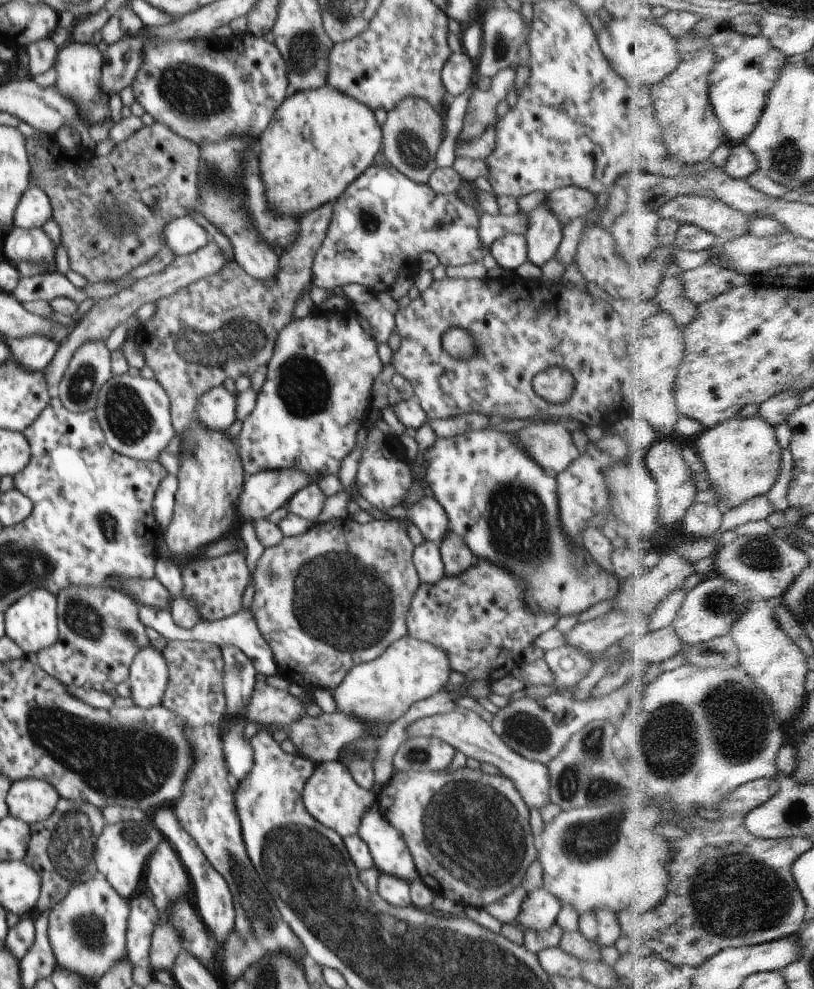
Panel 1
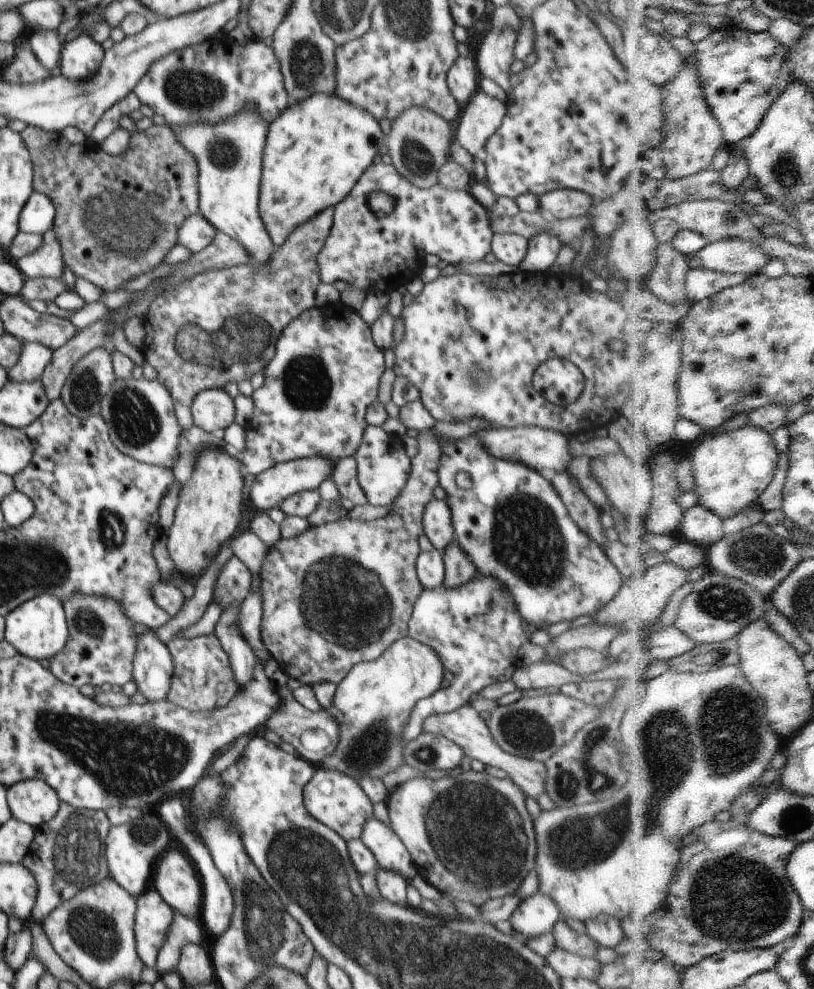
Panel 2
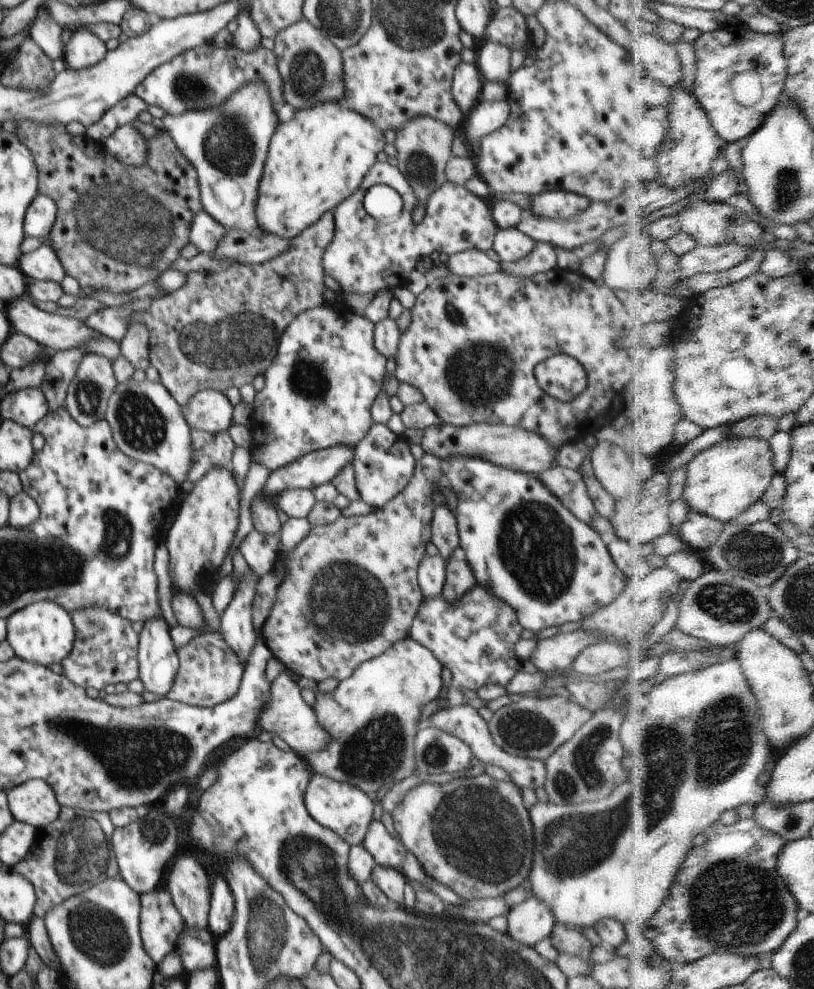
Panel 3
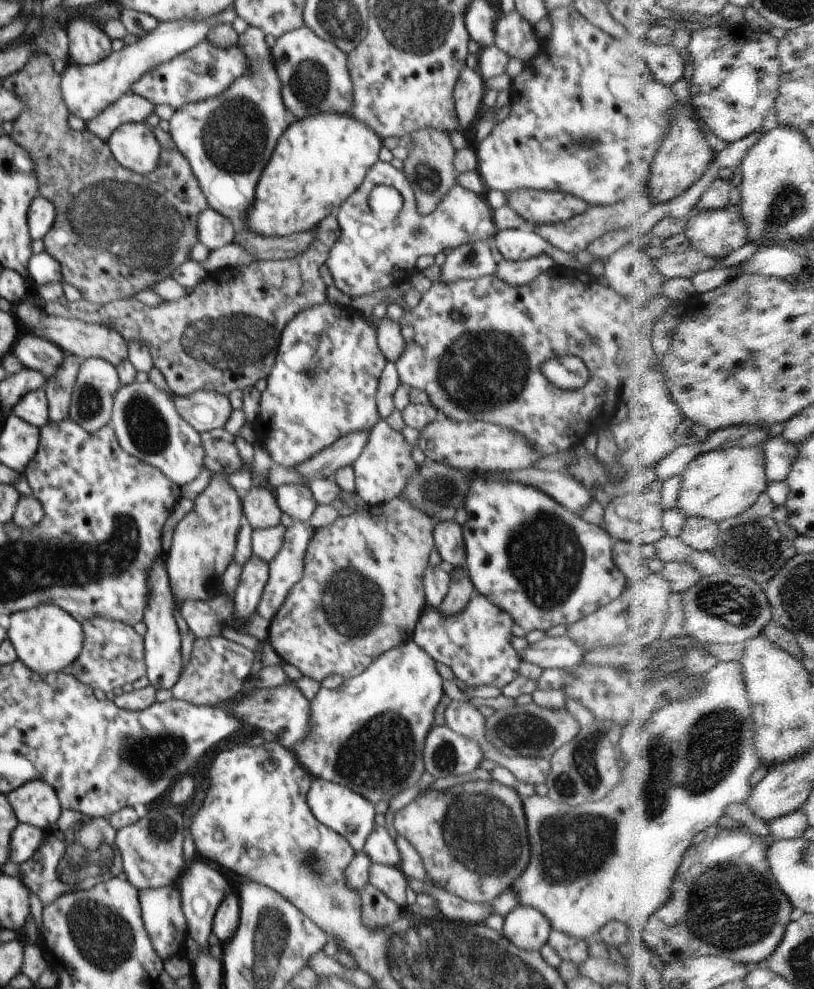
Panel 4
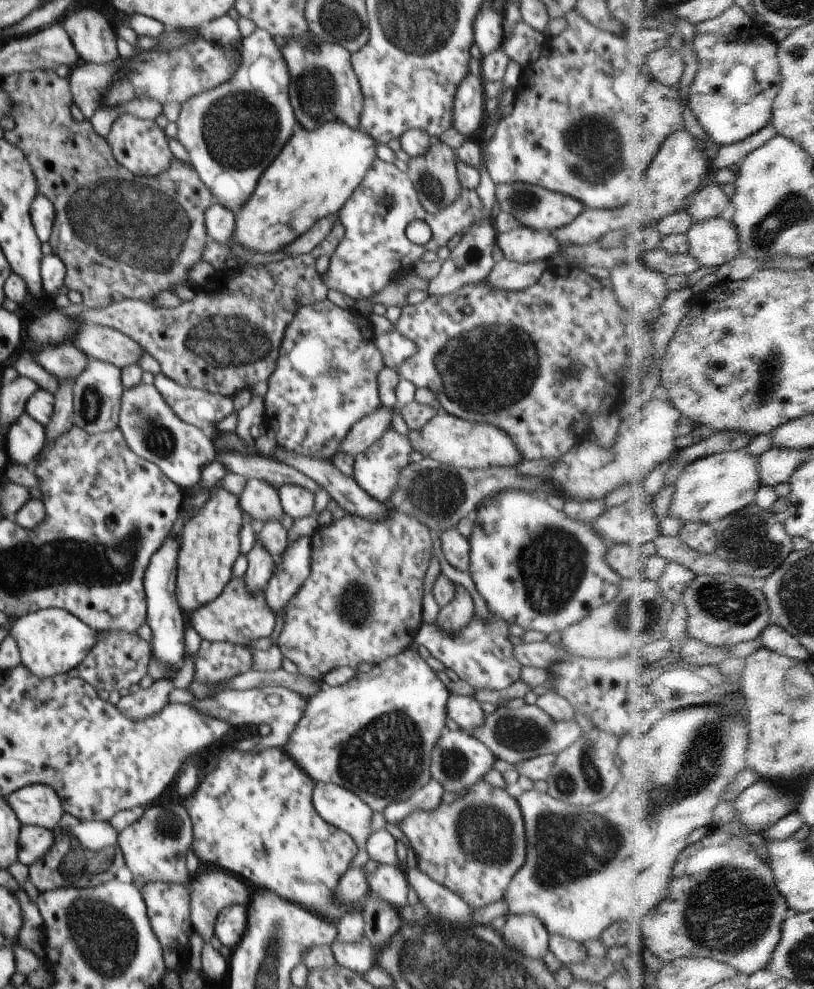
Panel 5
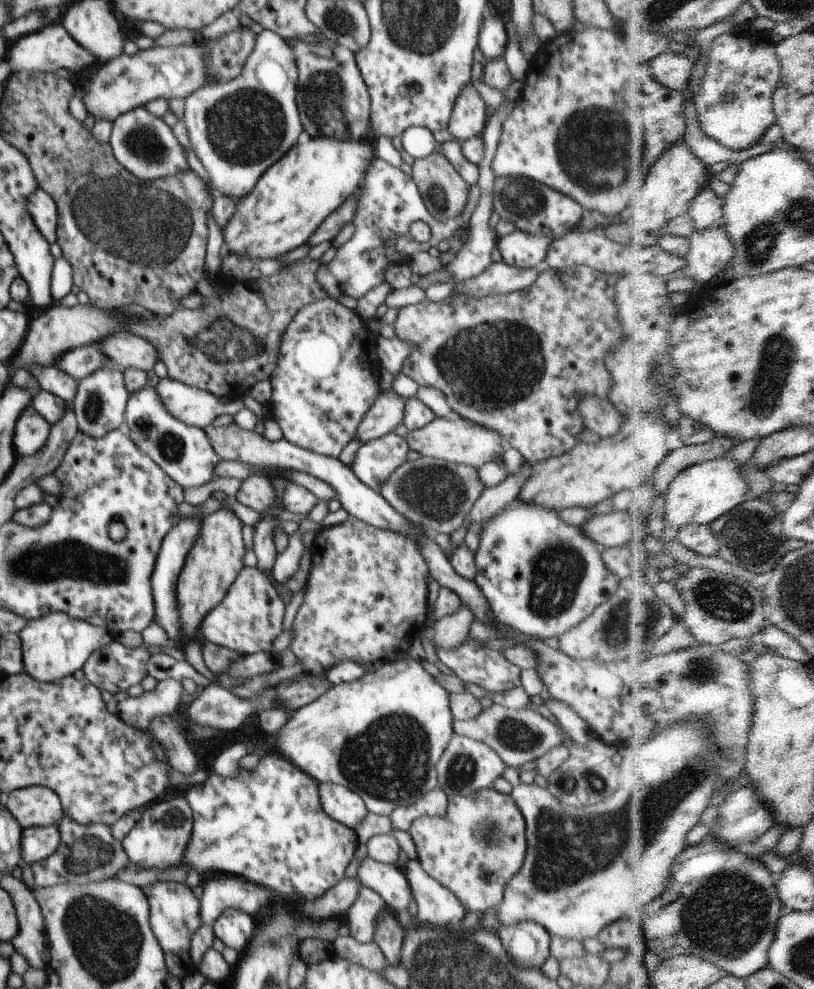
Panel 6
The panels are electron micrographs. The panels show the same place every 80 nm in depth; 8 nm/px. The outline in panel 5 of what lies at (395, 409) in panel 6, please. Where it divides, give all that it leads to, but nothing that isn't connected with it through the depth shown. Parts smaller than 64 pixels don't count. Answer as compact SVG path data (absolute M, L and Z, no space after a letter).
M378 405L373 413L367 414L354 424L335 455L344 453L355 458L358 453L368 450L388 429L392 428L393 414L394 407Z

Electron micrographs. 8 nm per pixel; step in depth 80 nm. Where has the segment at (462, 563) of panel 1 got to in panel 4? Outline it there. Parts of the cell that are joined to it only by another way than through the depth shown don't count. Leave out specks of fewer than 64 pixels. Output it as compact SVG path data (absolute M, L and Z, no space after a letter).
M456 567L451 576L448 594L444 597L438 610L445 617L455 617L460 614L471 601L470 594L475 587L465 568Z

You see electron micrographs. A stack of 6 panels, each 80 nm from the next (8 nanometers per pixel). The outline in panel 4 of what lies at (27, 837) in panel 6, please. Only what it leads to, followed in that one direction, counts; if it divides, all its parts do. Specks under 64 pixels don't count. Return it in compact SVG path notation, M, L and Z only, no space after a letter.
M19 822L11 834L9 860L20 865L28 862L43 845L44 836L43 830Z

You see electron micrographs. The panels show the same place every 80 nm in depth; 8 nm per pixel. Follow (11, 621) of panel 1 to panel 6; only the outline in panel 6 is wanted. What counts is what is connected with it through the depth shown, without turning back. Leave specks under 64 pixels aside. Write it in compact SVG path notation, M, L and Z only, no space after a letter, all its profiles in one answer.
M52 613L28 620L18 634L21 638L24 672L36 681L46 684L72 676L76 670L83 668L95 650L110 645L115 639L106 629L70 618L66 613Z

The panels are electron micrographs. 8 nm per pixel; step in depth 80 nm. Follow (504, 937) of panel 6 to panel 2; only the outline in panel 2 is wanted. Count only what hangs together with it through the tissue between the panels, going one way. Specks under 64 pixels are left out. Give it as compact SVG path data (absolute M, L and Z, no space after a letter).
M538 892L522 899L509 916L509 921L512 928L528 942L552 933L560 918L557 904L549 896Z

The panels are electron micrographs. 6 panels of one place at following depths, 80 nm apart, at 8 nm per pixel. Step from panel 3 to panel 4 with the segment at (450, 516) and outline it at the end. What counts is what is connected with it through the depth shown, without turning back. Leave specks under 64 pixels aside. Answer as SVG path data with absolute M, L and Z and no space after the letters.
M454 521L438 523L433 529L435 548L441 559L450 564L451 567L465 566L465 546L463 528Z

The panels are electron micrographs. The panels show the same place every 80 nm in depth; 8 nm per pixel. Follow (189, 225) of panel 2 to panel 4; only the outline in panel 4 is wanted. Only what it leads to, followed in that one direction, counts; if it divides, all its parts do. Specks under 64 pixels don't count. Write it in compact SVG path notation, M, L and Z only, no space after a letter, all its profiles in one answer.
M206 207L197 220L199 241L210 250L222 248L235 240L238 226L212 207Z

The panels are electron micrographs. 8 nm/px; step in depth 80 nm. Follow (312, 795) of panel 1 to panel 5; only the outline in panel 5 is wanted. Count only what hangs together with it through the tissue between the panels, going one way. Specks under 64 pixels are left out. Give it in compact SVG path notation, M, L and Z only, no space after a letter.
M320 781L315 783L313 805L326 822L345 830L354 839L358 852L350 867L365 865L370 859L365 846L367 838L373 832L373 810L351 790Z

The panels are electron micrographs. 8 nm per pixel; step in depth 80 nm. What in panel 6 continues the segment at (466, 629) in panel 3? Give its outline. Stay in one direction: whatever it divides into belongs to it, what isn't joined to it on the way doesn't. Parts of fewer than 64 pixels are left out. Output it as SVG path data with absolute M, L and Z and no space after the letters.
M467 639L456 650L438 649L435 645L437 657L441 660L463 683L478 684L488 692L506 692L521 686L520 671L521 668L513 665L507 658L504 658L503 652L487 648L478 648L474 639Z

